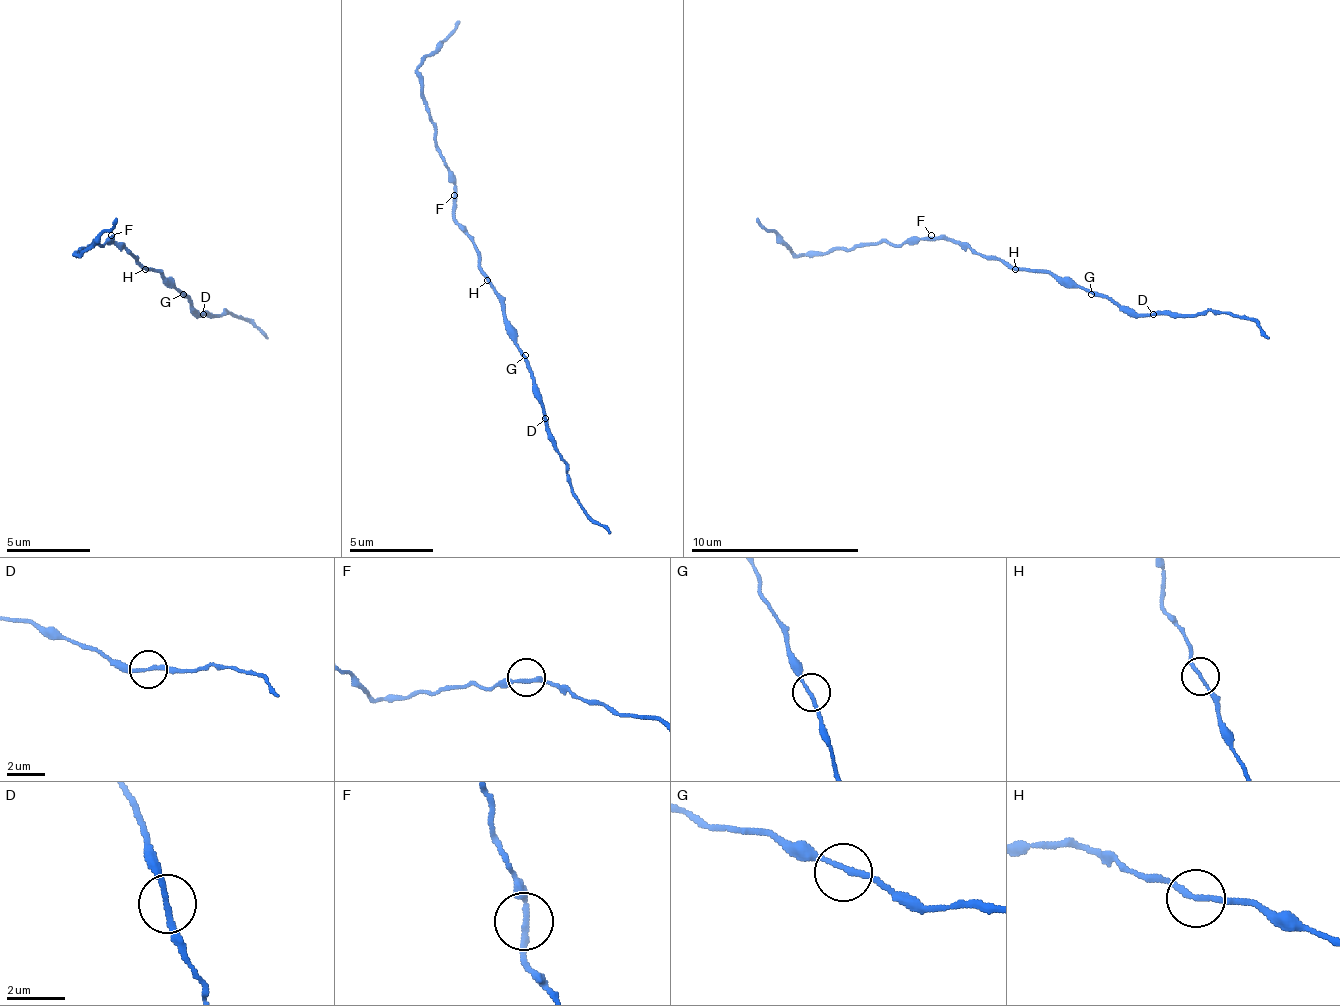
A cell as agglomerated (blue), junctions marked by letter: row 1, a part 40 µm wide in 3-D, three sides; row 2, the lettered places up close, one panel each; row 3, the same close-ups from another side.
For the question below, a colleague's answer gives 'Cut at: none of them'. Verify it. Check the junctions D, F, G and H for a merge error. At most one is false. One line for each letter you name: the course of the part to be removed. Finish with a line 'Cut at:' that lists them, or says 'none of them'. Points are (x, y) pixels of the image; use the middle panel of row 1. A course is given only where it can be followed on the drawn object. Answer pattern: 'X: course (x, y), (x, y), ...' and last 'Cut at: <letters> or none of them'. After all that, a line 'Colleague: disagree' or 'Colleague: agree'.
D: course (546, 419), (546, 440), (567, 465), (571, 495), (609, 532)
Cut at: D
Colleague: disagree

